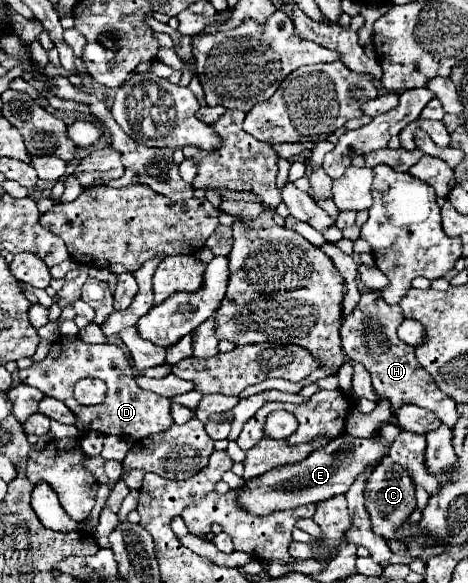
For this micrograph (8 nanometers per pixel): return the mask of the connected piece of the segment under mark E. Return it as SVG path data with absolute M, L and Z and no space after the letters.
M384 423L380 427L380 435L372 435L368 439L358 439L348 433L342 433L340 437L330 441L324 449L310 453L304 461L272 469L270 473L256 477L256 481L246 483L244 493L240 495L242 501L240 505L252 515L268 515L272 511L294 509L306 503L320 503L334 495L346 493L346 489L350 489L354 479L366 471L368 463L374 463L378 457L388 453L388 447L398 433L400 429L390 423Z

